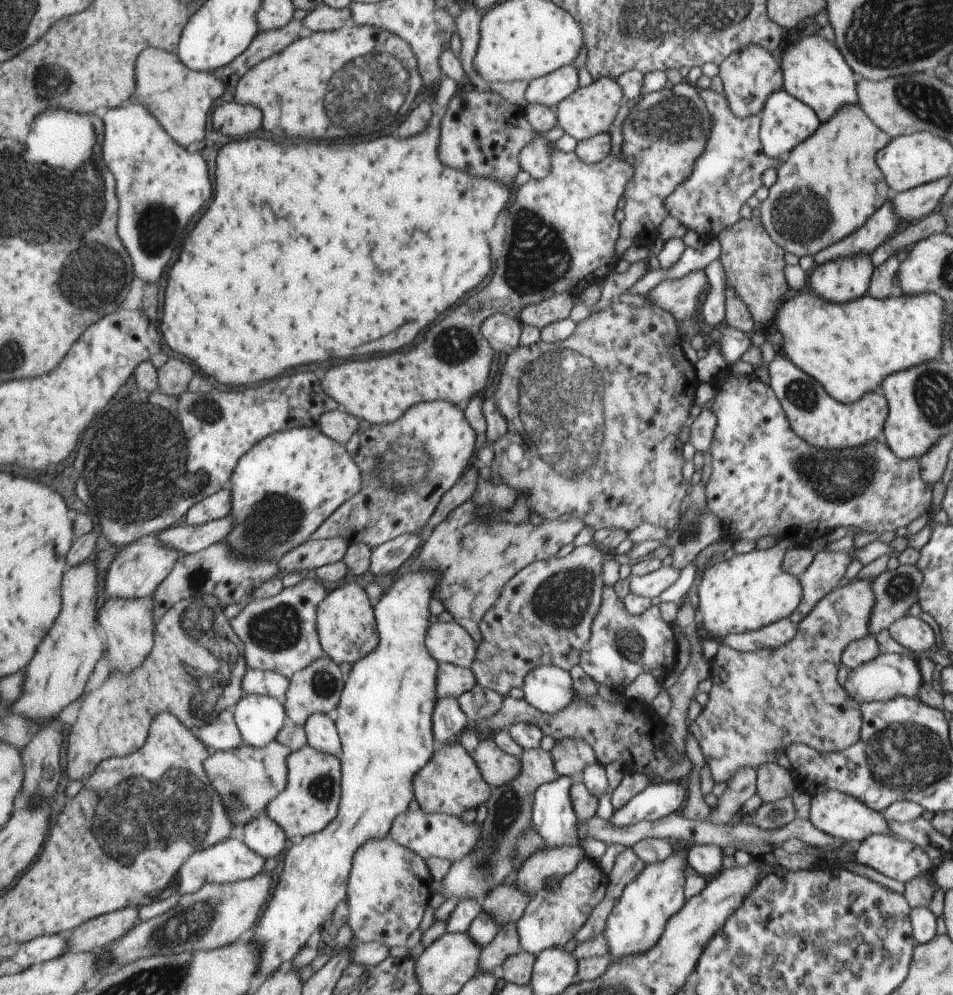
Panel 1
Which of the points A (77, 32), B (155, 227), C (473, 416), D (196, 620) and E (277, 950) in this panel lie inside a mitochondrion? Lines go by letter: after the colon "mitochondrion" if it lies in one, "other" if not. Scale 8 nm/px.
A: other
B: mitochondrion
C: other
D: mitochondrion
E: other

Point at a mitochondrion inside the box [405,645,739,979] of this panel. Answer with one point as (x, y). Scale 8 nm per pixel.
(503, 816)

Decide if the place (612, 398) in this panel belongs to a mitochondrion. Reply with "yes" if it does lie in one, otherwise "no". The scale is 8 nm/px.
yes

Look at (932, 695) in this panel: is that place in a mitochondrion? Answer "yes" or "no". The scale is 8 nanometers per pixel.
no

